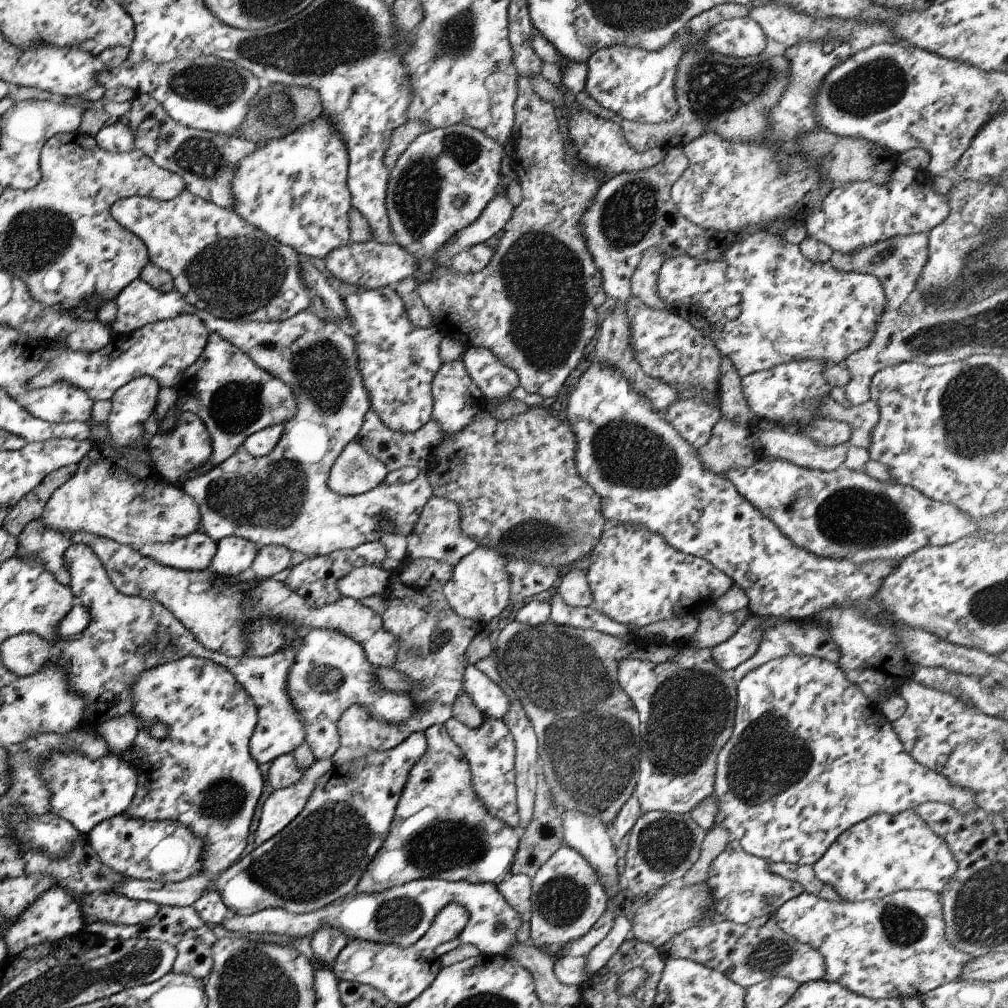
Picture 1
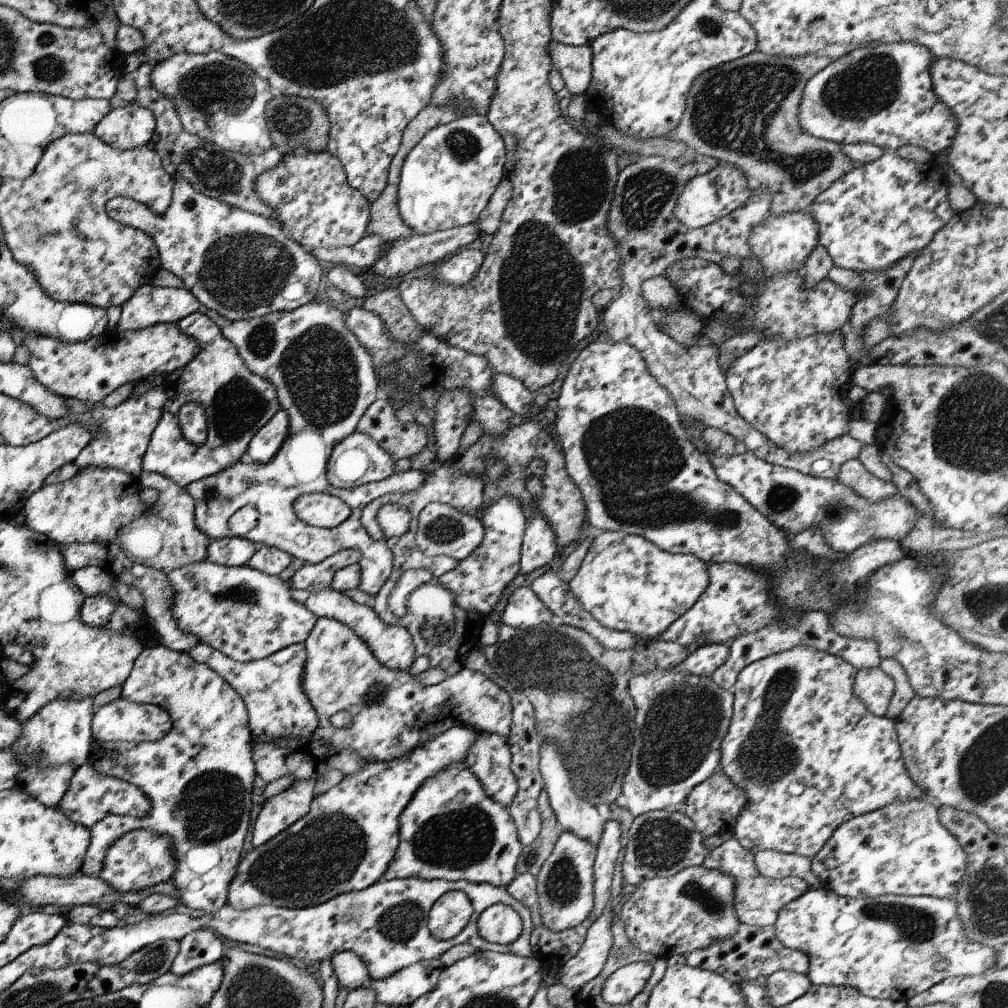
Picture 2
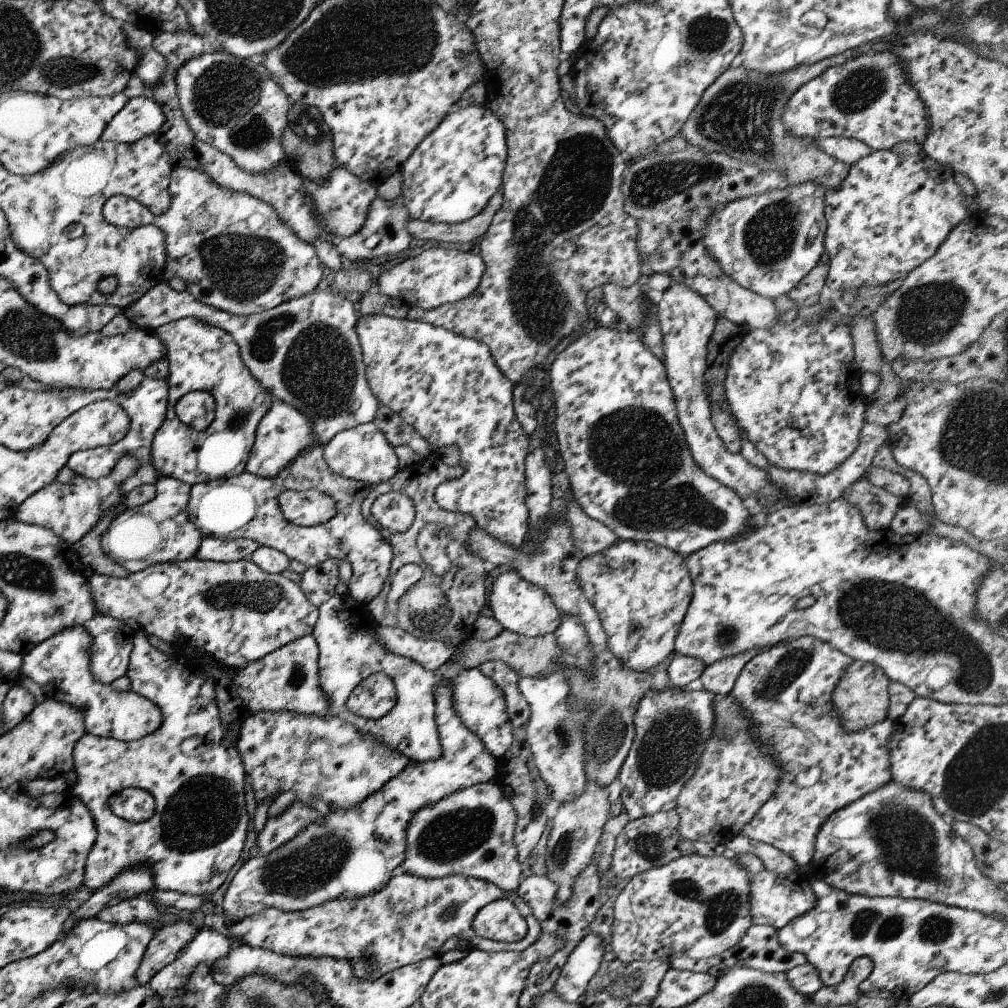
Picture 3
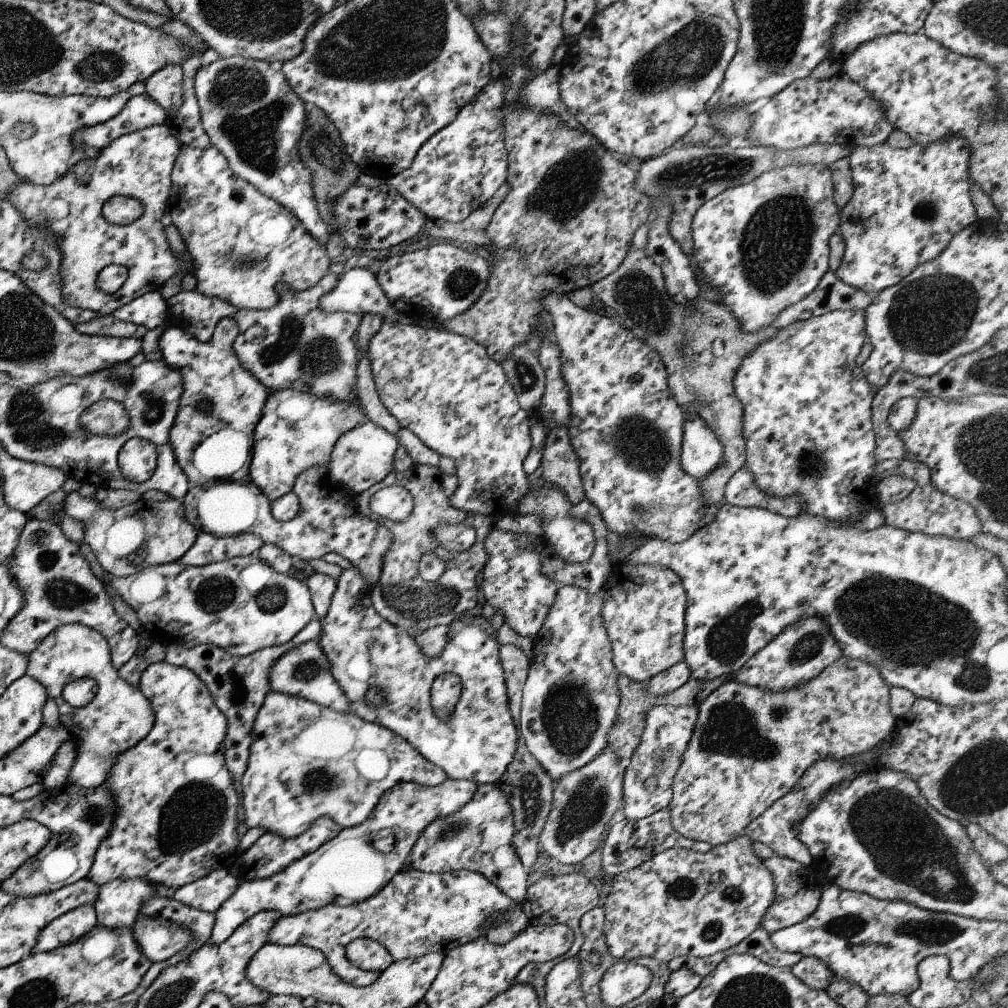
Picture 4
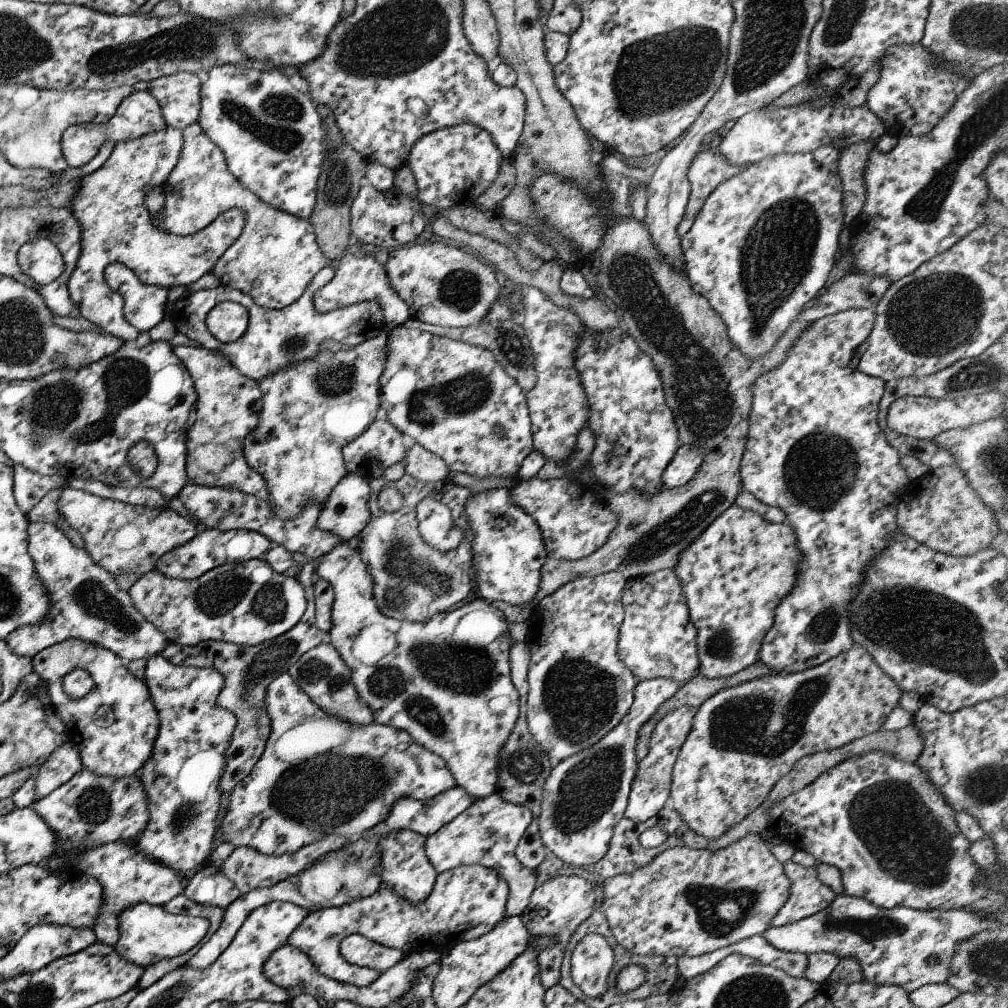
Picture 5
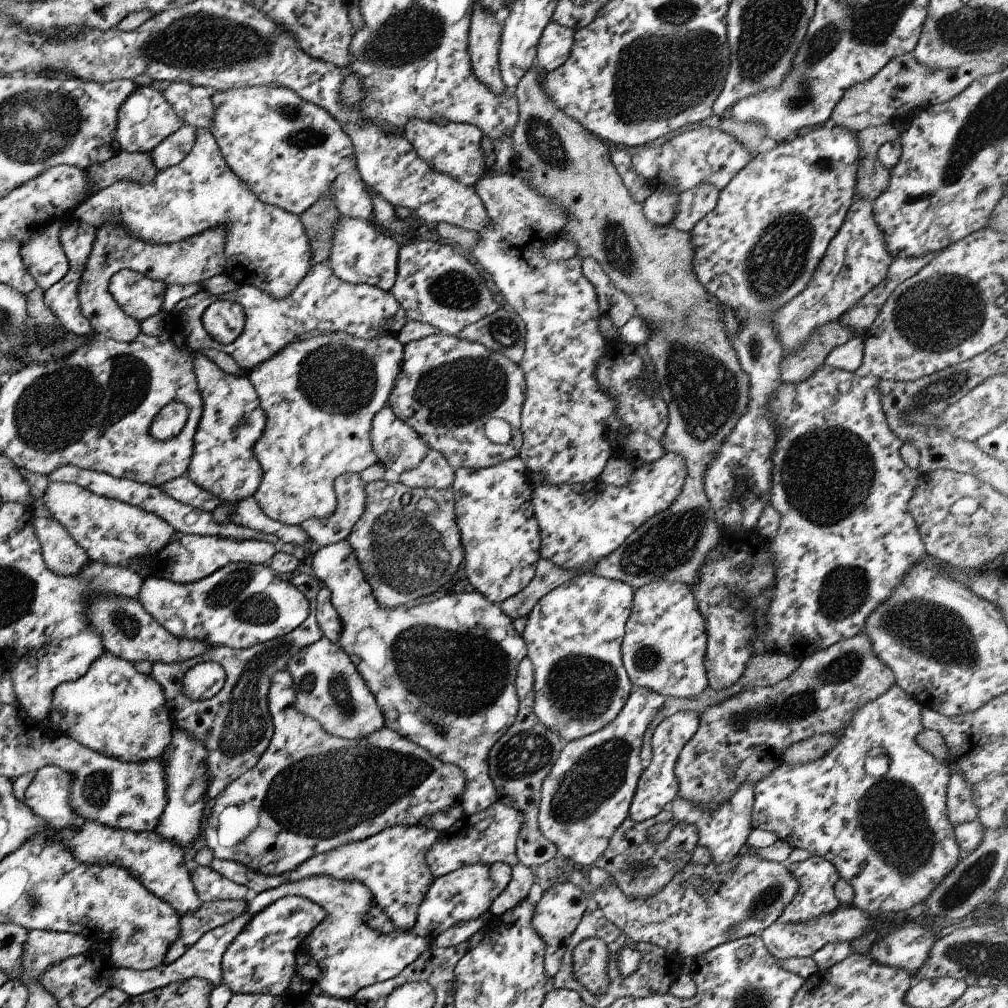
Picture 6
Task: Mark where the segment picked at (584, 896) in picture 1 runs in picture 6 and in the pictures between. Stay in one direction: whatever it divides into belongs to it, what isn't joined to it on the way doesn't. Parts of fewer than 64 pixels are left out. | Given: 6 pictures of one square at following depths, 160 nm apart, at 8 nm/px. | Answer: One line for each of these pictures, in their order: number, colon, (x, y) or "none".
2: (564, 884)
3: (576, 827)
4: (583, 801)
5: (583, 797)
6: (586, 794)

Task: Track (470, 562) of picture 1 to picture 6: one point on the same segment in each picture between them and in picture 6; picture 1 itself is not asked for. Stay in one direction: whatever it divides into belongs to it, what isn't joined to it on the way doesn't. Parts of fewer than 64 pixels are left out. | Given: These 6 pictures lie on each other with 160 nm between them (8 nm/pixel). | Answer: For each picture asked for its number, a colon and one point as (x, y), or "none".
2: (477, 581)
3: (445, 386)
4: (443, 387)
5: (448, 396)
6: (446, 389)

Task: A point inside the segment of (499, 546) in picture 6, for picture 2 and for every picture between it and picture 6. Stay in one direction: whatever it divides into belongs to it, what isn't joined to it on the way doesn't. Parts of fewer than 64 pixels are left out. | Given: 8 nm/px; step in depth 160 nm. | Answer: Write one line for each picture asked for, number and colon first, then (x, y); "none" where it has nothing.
2: (523, 610)
3: (518, 606)
4: (512, 583)
5: (507, 549)

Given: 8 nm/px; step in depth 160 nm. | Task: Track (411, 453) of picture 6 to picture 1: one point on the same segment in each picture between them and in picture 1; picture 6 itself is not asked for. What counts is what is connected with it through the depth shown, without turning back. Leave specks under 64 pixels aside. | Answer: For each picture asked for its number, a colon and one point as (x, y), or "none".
1: (354, 471)
2: (356, 460)
3: (361, 453)
4: (362, 456)
5: (381, 445)

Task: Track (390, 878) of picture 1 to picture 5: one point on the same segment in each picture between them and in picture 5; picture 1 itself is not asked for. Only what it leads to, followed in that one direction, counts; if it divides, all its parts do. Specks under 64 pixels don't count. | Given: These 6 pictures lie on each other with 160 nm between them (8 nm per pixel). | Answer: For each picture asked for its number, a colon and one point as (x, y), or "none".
2: (449, 829)
3: (469, 832)
4: (477, 837)
5: (486, 832)

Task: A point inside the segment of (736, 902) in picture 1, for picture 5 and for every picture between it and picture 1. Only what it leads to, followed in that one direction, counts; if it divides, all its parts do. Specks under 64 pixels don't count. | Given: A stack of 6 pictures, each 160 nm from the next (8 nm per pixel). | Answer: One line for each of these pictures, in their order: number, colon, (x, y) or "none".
2: (756, 900)
3: (774, 899)
4: (796, 890)
5: (806, 895)

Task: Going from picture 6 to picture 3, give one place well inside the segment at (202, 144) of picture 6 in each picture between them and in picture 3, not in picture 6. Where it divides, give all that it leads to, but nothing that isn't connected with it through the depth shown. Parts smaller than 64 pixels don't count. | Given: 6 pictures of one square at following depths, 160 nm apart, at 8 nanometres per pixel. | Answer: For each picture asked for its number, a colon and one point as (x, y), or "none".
3: (232, 252)
4: (241, 243)
5: (274, 259)

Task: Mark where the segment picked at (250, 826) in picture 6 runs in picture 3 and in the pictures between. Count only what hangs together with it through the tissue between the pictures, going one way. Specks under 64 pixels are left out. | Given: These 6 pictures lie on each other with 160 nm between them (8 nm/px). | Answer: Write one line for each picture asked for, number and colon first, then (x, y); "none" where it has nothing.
3: (325, 757)
4: (305, 760)
5: (317, 775)

